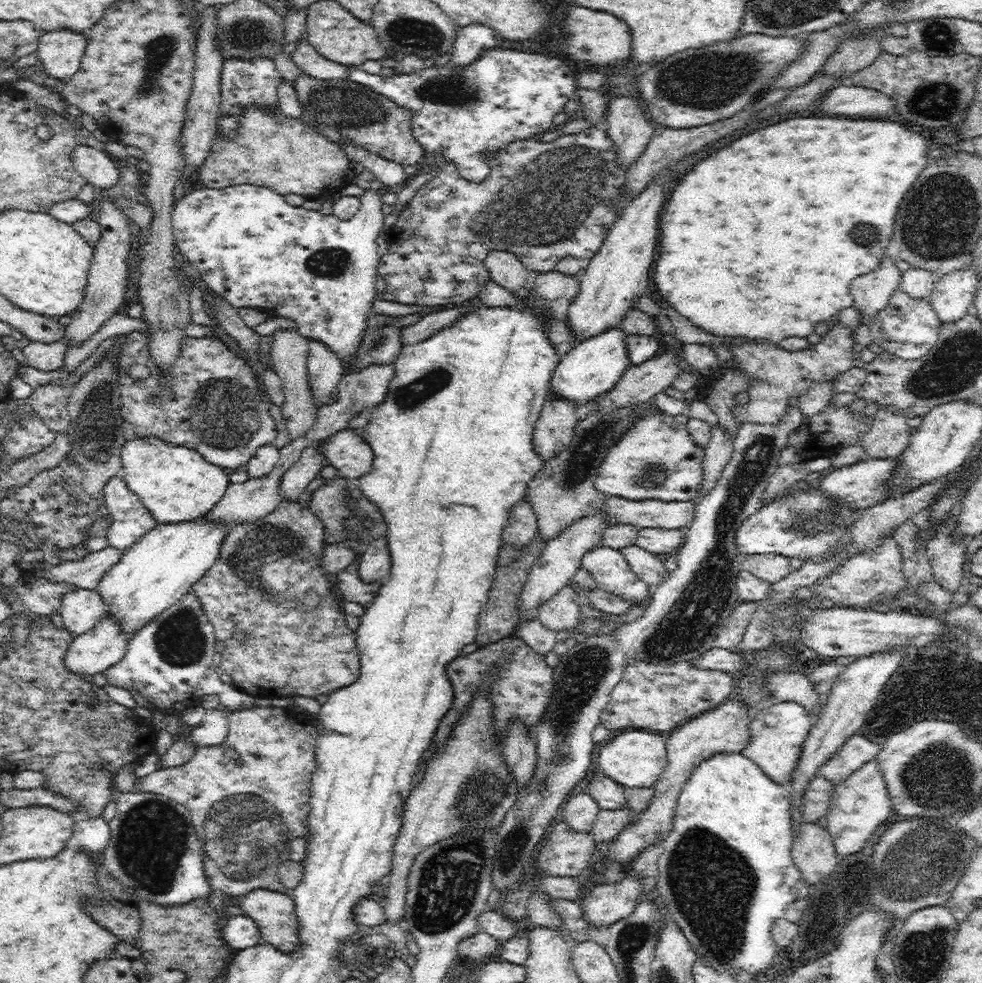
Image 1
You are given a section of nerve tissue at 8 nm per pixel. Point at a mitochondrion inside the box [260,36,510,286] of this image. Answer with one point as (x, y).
(332, 110)

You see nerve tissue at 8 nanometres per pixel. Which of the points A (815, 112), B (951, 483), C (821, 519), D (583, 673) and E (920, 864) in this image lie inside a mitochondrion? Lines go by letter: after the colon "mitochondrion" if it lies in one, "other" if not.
A: other
B: other
C: mitochondrion
D: mitochondrion
E: mitochondrion

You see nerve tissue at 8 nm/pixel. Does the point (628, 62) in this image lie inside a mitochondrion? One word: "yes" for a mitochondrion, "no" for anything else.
no

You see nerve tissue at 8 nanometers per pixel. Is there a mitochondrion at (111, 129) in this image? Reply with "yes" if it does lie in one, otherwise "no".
no

